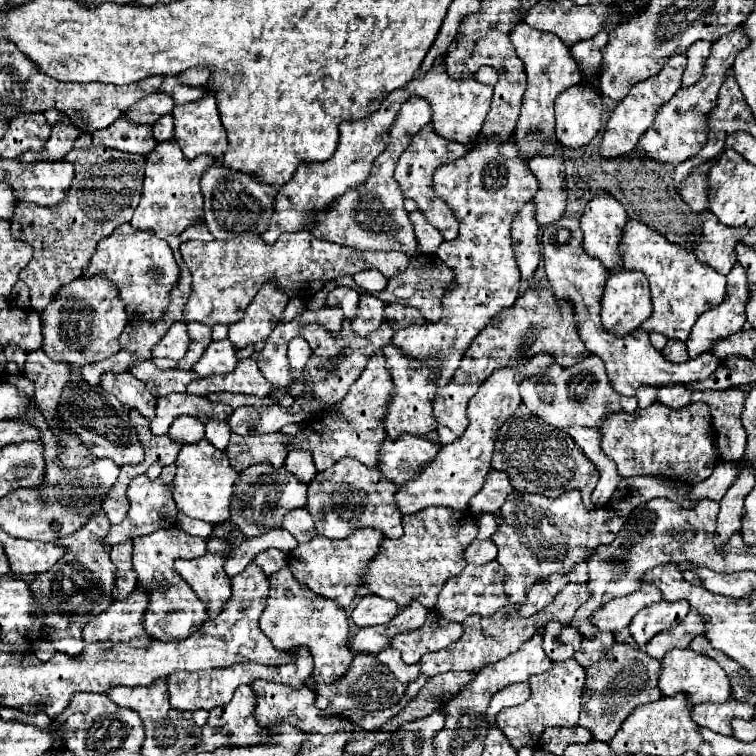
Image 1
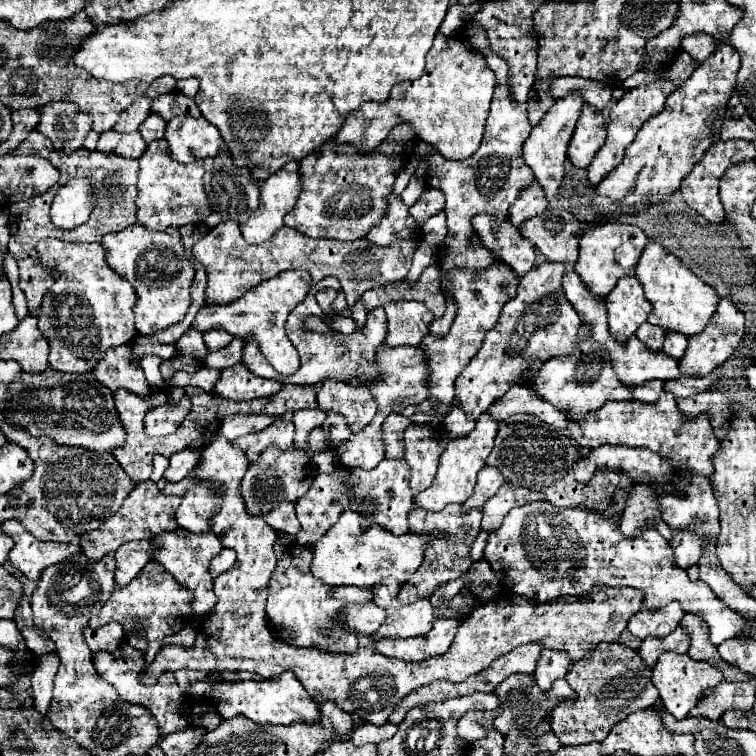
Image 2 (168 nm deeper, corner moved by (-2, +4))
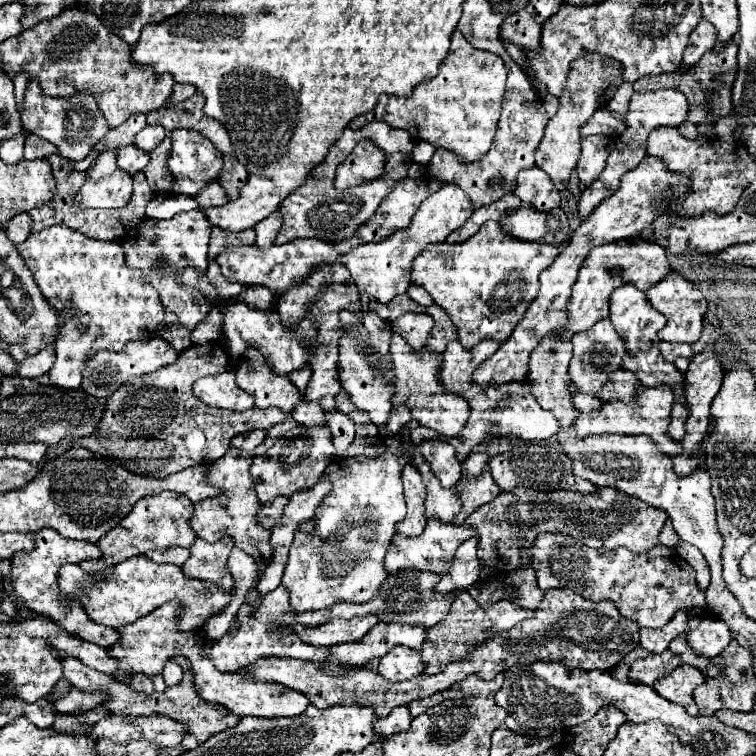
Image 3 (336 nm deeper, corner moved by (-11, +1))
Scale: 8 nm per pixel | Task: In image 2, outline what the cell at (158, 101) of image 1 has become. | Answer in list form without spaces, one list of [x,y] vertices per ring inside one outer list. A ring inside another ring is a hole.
[[[140,97],[138,101],[134,101],[134,105],[130,105],[122,111],[122,117],[114,125],[114,129],[124,131],[124,133],[136,131],[142,125],[142,121],[150,115],[150,105],[152,105],[150,97]]]

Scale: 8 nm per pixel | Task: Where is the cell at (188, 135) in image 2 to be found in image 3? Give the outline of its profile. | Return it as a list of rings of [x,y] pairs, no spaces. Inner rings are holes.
[[[175,130],[171,132],[171,140],[173,140],[173,152],[171,152],[171,158],[167,160],[167,168],[173,178],[175,194],[197,196],[209,182],[219,180],[219,174],[223,170],[223,156],[209,140],[205,140],[205,136],[201,136],[199,132]]]

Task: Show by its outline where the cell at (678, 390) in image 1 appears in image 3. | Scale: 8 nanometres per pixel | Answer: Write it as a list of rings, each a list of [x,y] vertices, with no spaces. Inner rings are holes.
[[[619,370],[619,372],[615,372],[615,376],[611,376],[611,384],[607,384],[607,388],[603,388],[603,392],[599,392],[599,400],[603,400],[603,402],[609,402],[609,400],[633,402],[639,386],[641,386],[639,380],[631,372]]]

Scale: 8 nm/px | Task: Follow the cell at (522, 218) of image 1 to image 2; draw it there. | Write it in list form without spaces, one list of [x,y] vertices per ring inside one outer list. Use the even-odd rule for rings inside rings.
[[[532,183],[522,191],[522,195],[516,199],[516,203],[510,207],[510,223],[514,223],[518,229],[522,227],[524,221],[536,217],[546,209],[548,201],[538,183]]]

